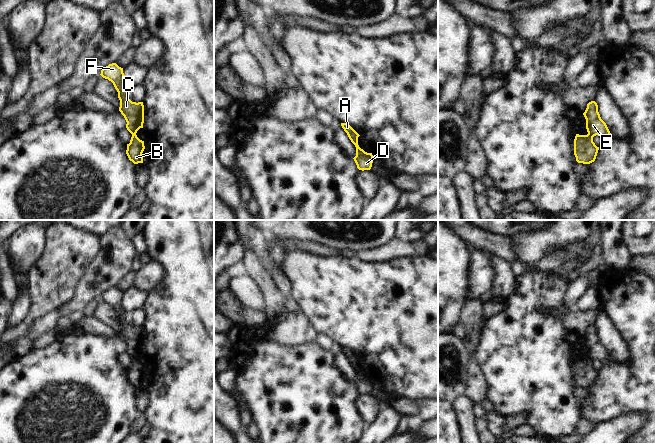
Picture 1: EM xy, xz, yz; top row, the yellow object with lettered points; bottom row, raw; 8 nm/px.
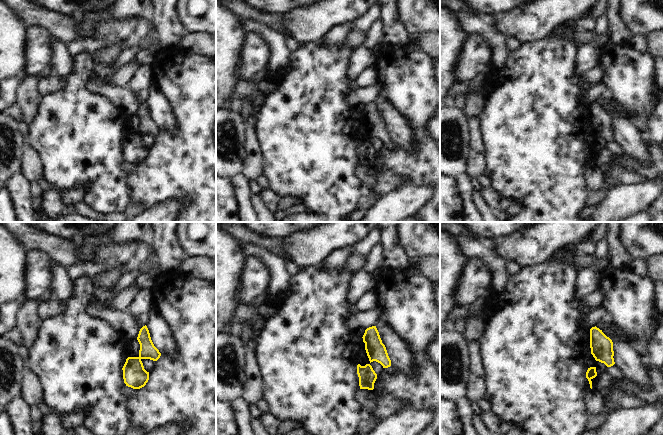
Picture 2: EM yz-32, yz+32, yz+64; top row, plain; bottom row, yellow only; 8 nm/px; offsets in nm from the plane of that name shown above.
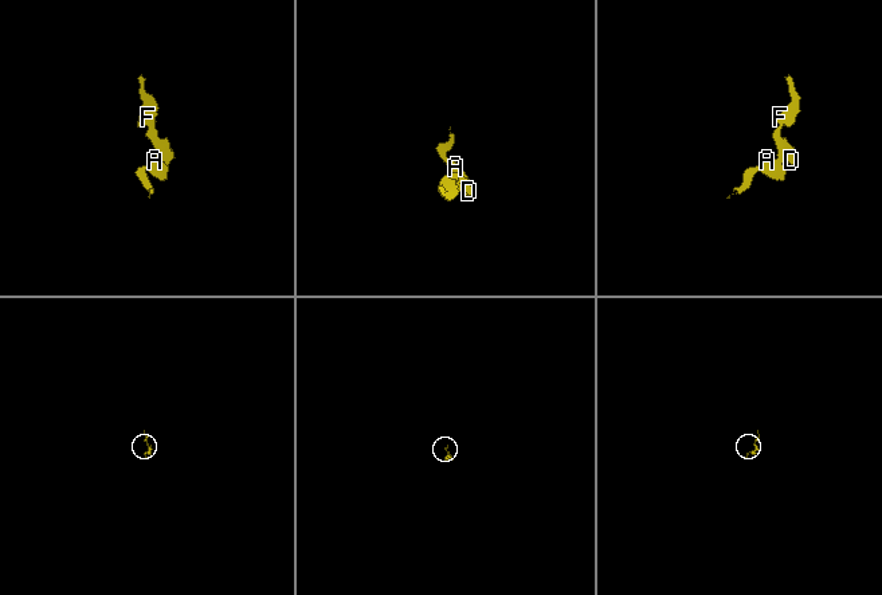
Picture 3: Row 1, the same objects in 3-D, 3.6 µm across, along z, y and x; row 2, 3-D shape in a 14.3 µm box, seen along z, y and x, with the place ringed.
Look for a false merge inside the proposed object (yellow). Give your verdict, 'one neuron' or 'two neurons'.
two neurons

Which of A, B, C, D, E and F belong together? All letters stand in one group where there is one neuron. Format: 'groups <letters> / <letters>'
groups A B / C D E F

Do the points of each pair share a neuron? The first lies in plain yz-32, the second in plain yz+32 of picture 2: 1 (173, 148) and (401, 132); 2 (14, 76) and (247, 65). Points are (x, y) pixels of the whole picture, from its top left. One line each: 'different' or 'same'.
1: different
2: different

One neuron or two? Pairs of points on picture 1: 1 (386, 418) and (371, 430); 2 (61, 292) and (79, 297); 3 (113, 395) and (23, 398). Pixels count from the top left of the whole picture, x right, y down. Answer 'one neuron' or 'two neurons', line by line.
1: one neuron
2: two neurons
3: one neuron

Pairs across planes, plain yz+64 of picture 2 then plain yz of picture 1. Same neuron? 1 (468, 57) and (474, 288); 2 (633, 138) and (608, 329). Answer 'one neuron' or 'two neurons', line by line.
1: one neuron
2: one neuron

